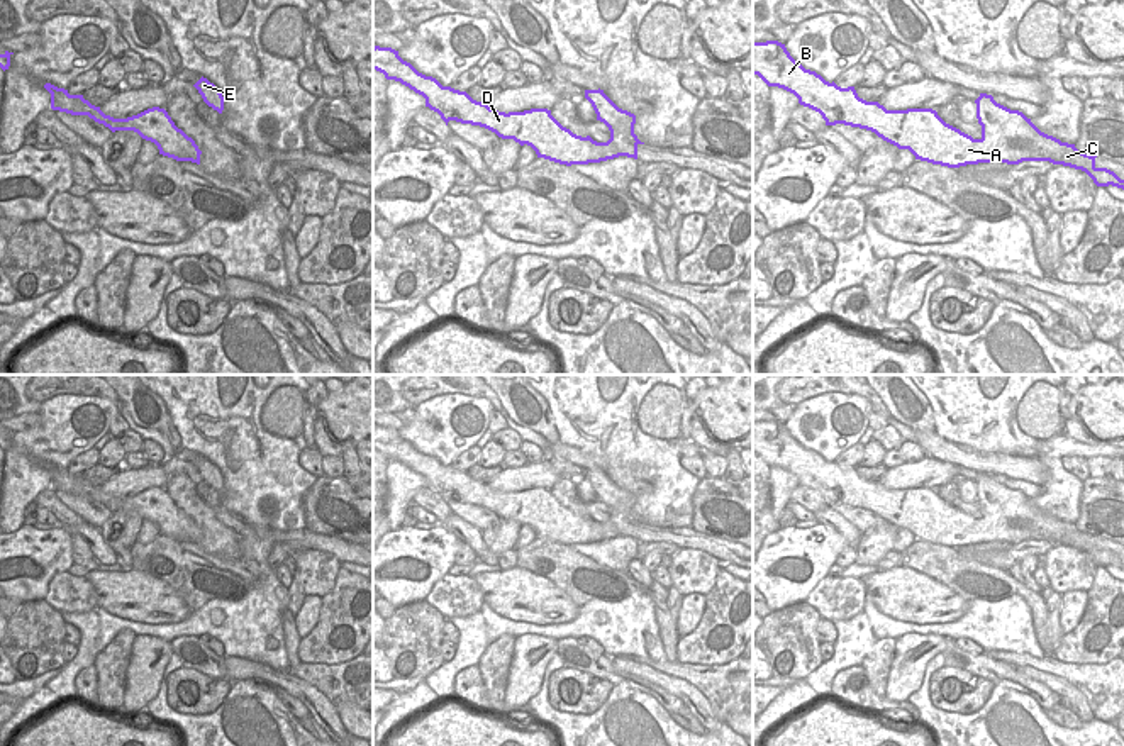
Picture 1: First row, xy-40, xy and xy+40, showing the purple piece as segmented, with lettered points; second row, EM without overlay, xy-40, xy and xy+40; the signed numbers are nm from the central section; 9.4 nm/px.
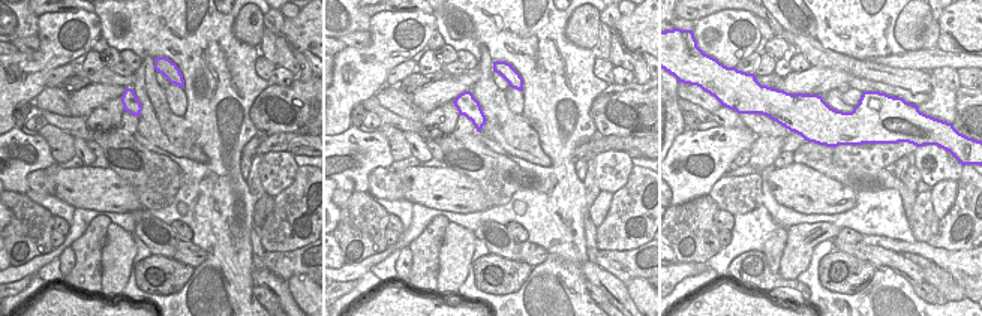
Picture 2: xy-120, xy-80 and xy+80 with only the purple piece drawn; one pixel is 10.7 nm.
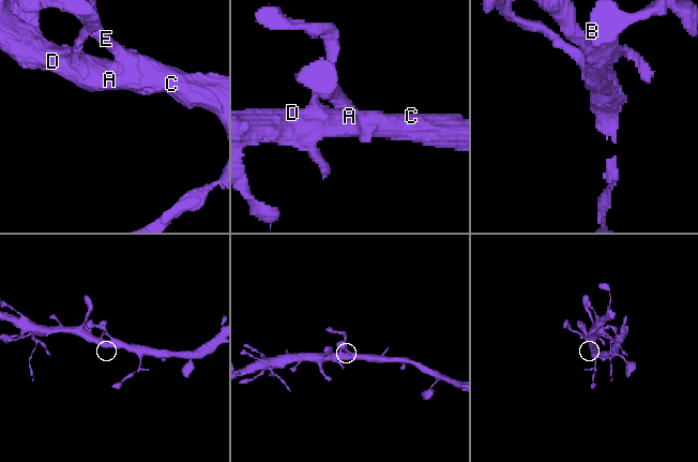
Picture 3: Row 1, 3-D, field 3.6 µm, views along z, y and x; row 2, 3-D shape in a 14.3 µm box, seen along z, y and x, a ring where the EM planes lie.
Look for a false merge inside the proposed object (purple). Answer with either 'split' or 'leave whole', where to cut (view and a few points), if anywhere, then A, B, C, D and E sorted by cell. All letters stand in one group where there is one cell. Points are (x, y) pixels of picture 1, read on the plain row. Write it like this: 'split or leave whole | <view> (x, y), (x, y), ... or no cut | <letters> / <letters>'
leave whole | no cut | A B C D E

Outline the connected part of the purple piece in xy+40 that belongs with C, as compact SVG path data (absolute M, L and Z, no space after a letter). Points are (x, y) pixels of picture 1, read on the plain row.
M778 420L753 422L753 454L758 454L768 466L778 466L798 478L798 483L822 495L826 505L844 504L875 512L883 521L909 529L915 539L960 548L978 543L1007 543L1019 544L1022 541L1049 541L1085 551L1097 566L1117 566L1124 570L1124 560L1107 548L1097 548L1095 537L1080 532L1075 524L1041 512L1031 498L1019 490L1010 490L993 480L992 475L980 473L975 480L977 498L982 505L982 517L973 519L960 509L946 504L932 488L887 490L878 482L866 482L858 476L854 466L841 468L834 461L826 461L815 451L798 444L785 424Z

